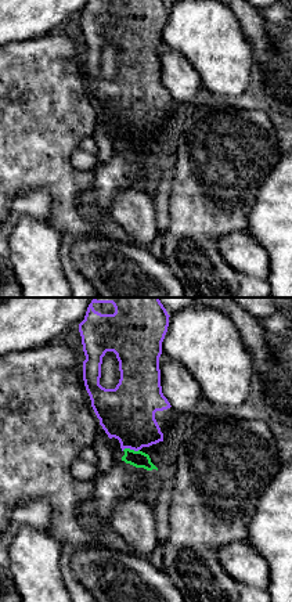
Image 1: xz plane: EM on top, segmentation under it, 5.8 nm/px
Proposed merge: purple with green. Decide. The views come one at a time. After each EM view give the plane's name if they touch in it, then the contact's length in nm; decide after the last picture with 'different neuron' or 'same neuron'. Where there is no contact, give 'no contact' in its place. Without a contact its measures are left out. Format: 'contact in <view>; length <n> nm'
contact in xz; length 100 nm

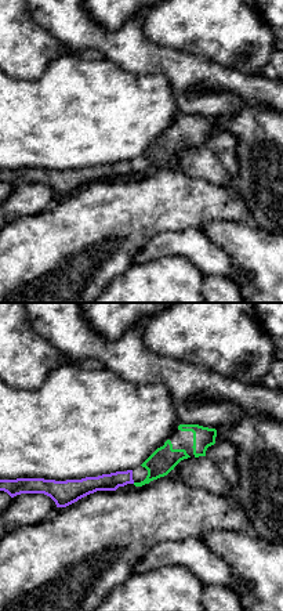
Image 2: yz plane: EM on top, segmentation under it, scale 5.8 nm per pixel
no contact

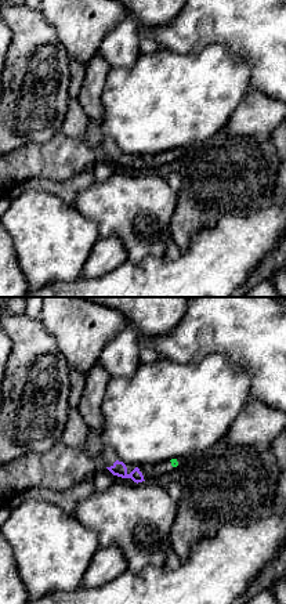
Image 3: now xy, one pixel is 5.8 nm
no contact

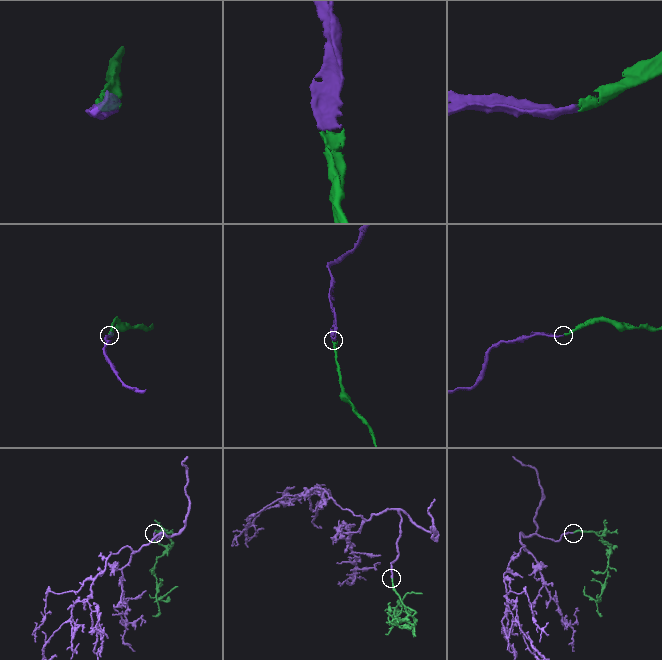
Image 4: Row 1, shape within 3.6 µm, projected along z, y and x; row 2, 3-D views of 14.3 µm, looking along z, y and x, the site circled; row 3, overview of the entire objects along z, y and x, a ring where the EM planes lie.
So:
same neuron

